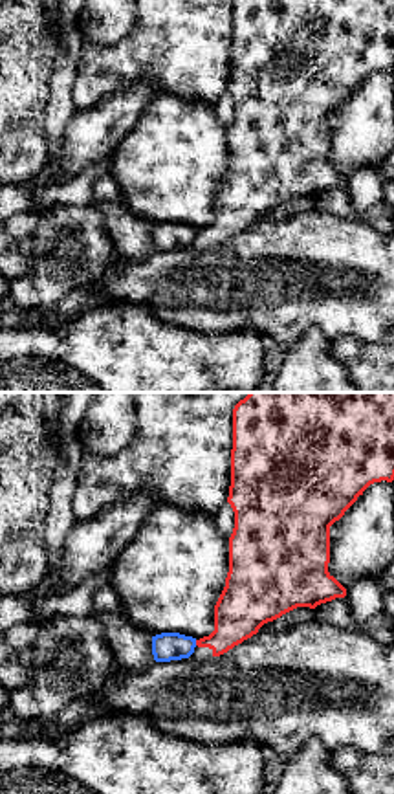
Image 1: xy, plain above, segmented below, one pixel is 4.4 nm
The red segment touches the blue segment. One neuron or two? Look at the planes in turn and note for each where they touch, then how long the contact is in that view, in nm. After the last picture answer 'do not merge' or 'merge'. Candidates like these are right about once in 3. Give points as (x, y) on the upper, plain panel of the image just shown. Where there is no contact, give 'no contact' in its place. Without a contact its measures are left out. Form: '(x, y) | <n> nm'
(196, 231) | 30 nm

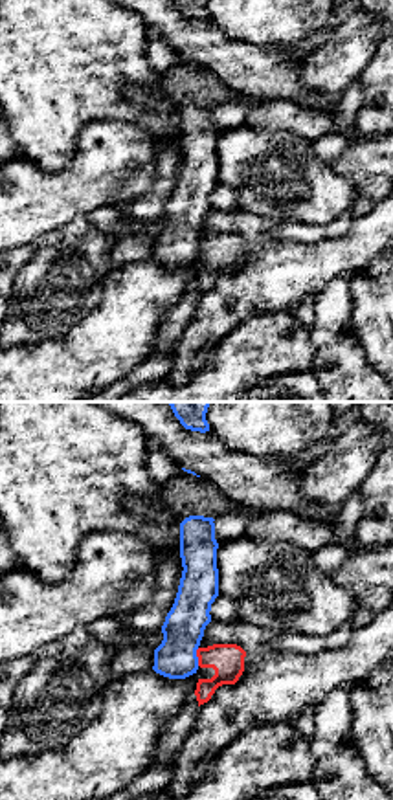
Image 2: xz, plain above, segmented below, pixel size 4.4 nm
(197, 244) | 80 nm

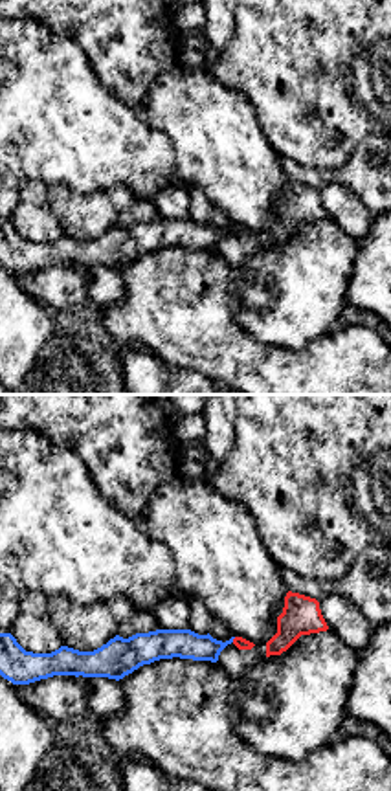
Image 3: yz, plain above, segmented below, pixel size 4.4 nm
(234, 228) | 30 nm

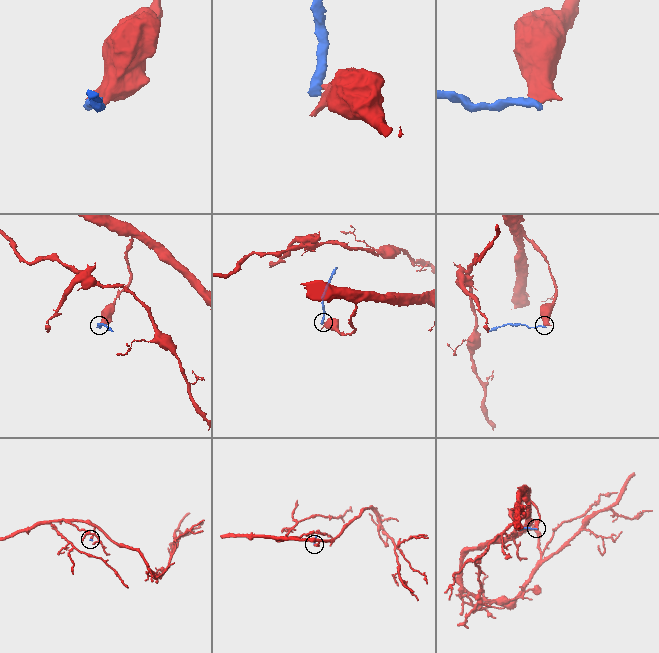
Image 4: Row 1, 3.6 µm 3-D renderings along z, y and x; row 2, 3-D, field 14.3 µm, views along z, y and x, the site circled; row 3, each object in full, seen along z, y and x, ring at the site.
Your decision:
do not merge

